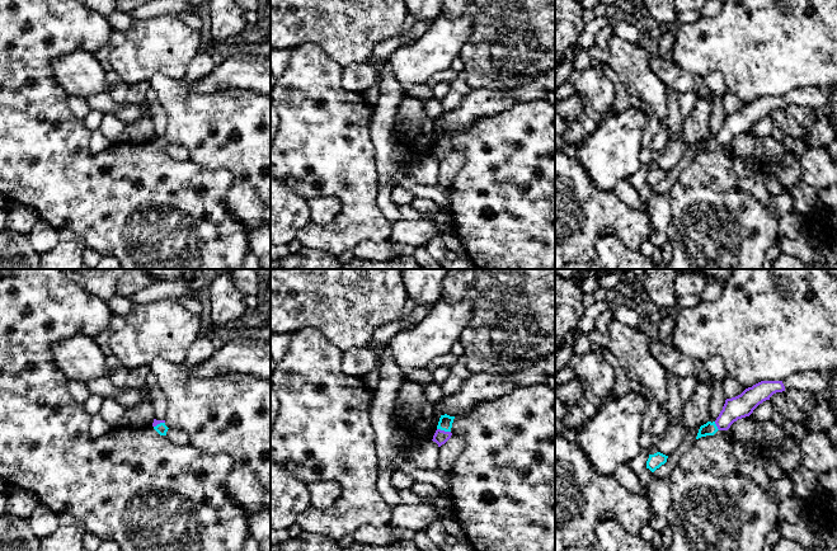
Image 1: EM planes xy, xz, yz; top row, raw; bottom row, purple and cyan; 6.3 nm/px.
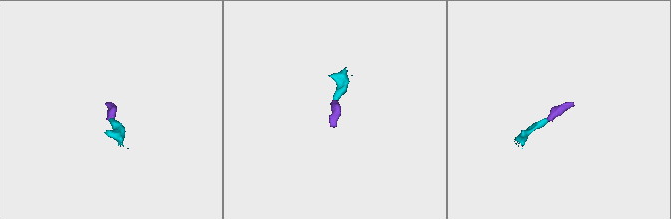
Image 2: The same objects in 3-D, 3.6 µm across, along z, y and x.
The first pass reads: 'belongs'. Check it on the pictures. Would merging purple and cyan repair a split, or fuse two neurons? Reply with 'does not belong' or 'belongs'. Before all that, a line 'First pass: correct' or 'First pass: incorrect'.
First pass: correct
belongs

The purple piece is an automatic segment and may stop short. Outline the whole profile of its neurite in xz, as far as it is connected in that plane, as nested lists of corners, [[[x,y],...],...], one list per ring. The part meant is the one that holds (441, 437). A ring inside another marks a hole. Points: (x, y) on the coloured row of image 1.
[[[447,414],[441,415],[438,425],[437,425],[437,430],[432,439],[433,442],[438,444],[438,447],[445,444],[451,438],[452,435],[451,428],[452,428],[453,419],[455,416],[450,416]]]

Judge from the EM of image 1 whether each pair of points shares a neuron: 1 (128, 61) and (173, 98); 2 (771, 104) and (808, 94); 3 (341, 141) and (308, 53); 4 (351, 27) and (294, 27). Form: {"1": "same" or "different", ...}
{"1": "different", "2": "same", "3": "same", "4": "same"}

